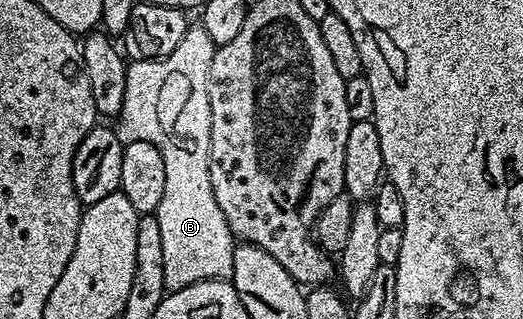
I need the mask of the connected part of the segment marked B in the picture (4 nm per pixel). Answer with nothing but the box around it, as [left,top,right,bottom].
[117,25,237,292]

